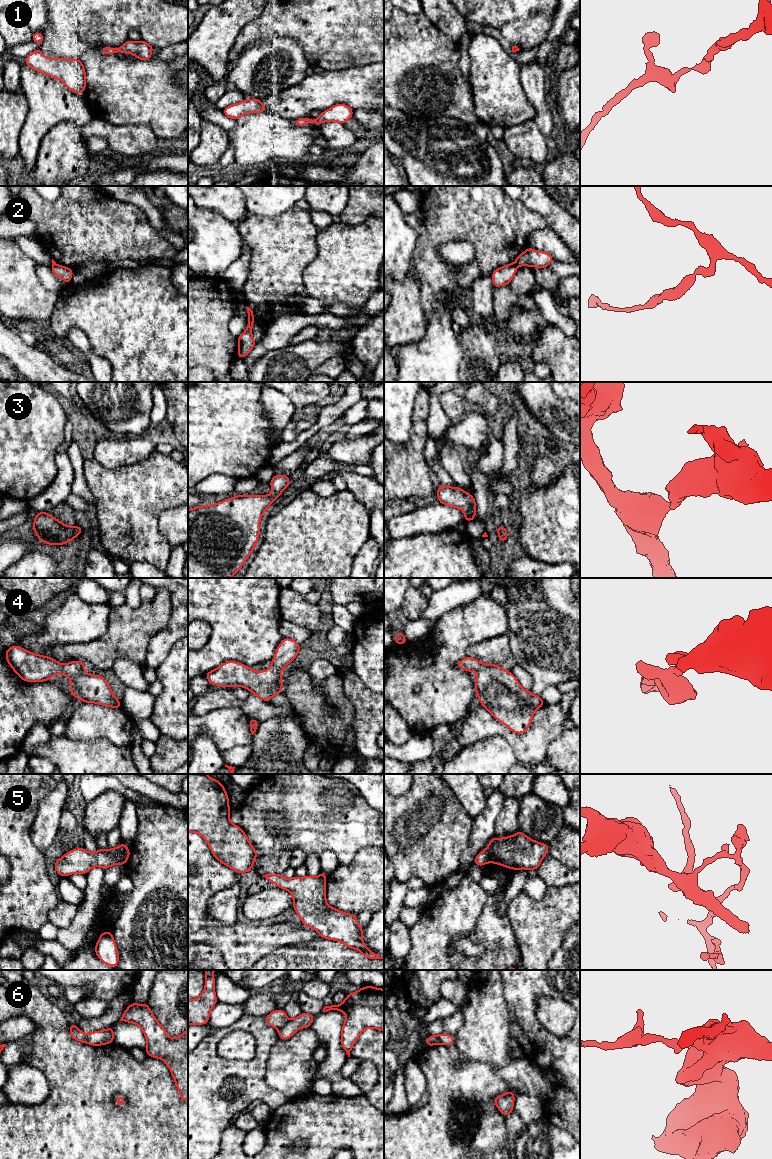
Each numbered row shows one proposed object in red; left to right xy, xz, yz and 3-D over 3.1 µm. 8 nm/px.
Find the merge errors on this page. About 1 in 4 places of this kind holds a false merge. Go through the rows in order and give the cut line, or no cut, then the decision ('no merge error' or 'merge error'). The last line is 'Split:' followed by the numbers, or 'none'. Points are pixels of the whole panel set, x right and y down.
1: cut none; no merge error
2: cut yz (513, 263), (517, 266); merge error
3: cut none; no merge error
4: cut none; no merge error
5: cut yz (485, 849), (488, 861); merge error
6: cut xz (289, 1020), (278, 1029); merge error
Split: 2, 5, 6

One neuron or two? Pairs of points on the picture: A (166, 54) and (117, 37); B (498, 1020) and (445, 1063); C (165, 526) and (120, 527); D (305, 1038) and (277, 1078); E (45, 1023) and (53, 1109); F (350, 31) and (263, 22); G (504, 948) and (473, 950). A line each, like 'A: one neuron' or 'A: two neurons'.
A: two neurons
B: two neurons
C: two neurons
D: one neuron
E: one neuron
F: one neuron
G: one neuron

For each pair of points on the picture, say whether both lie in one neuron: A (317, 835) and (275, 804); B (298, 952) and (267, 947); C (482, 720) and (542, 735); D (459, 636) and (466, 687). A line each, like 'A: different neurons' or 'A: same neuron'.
A: same neuron
B: different neurons
C: same neuron
D: same neuron

